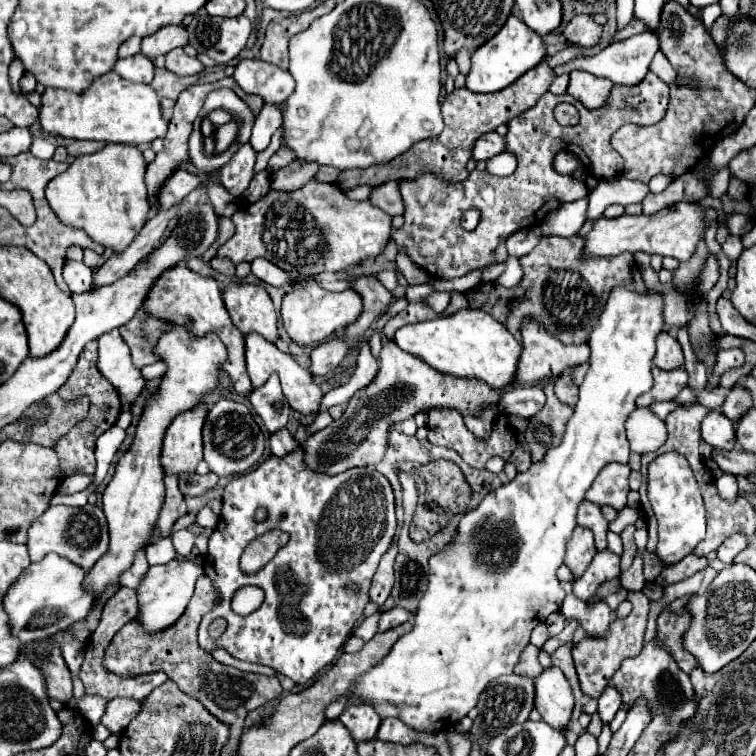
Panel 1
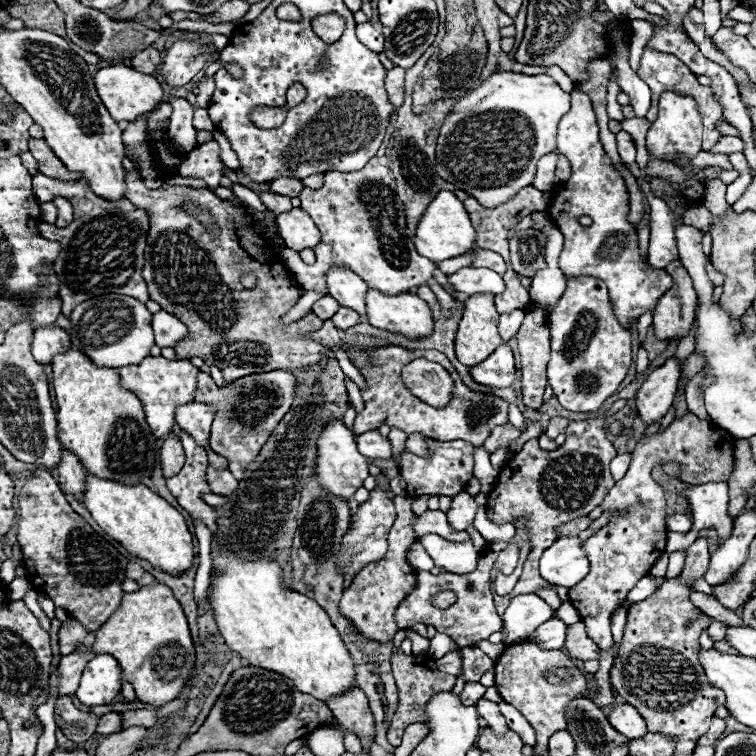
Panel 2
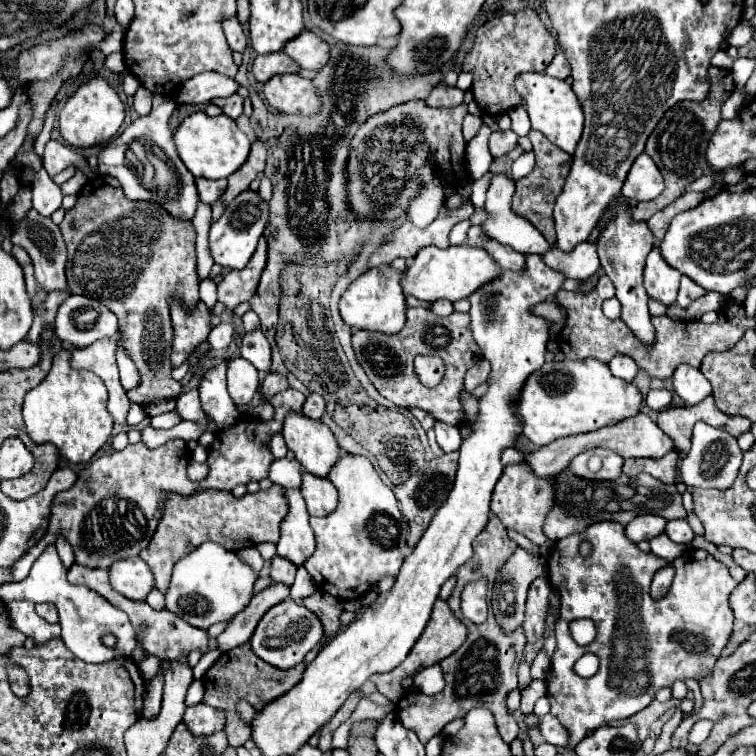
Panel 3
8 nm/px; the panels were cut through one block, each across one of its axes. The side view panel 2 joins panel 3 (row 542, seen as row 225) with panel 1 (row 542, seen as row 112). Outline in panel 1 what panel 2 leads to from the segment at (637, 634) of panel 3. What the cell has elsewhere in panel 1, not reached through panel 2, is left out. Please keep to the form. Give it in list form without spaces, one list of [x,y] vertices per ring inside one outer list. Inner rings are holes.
[[[576,526],[572,532],[572,538],[566,544],[566,558],[564,564],[570,568],[574,578],[580,578],[584,570],[590,566],[592,558],[596,556],[596,546],[594,546],[594,536],[588,528]]]

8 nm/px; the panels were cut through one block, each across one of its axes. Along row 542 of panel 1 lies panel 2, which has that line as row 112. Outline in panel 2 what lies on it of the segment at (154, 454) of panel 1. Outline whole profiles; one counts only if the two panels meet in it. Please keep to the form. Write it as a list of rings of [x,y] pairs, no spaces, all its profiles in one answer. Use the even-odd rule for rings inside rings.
[[[124,64],[98,70],[94,76],[94,84],[96,84],[100,100],[104,102],[104,106],[108,108],[114,120],[134,120],[140,114],[148,114],[156,104],[162,102],[162,94],[164,94],[160,82],[154,76],[146,76]]]

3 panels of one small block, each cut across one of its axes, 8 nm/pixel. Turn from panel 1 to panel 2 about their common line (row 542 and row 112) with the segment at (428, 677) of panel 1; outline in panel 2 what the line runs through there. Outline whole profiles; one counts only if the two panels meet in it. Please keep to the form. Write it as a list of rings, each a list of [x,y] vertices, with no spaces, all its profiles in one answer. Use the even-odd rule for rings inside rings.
[[[494,72],[494,74],[492,74],[490,78],[486,78],[476,90],[472,90],[472,92],[470,92],[468,96],[464,96],[464,98],[460,98],[460,100],[452,106],[450,114],[446,116],[446,120],[442,122],[442,126],[440,126],[440,136],[438,136],[438,144],[436,144],[436,170],[438,170],[438,174],[440,174],[444,180],[452,182],[458,190],[464,190],[464,192],[468,192],[470,196],[474,196],[484,208],[502,206],[504,202],[508,202],[508,198],[516,196],[524,186],[530,186],[530,184],[532,184],[534,174],[536,174],[536,162],[538,162],[544,154],[556,150],[556,130],[558,130],[558,122],[560,122],[560,118],[562,118],[568,110],[570,110],[570,94],[564,92],[550,76],[546,76],[546,74],[526,76],[526,74],[516,74],[516,72]]]

